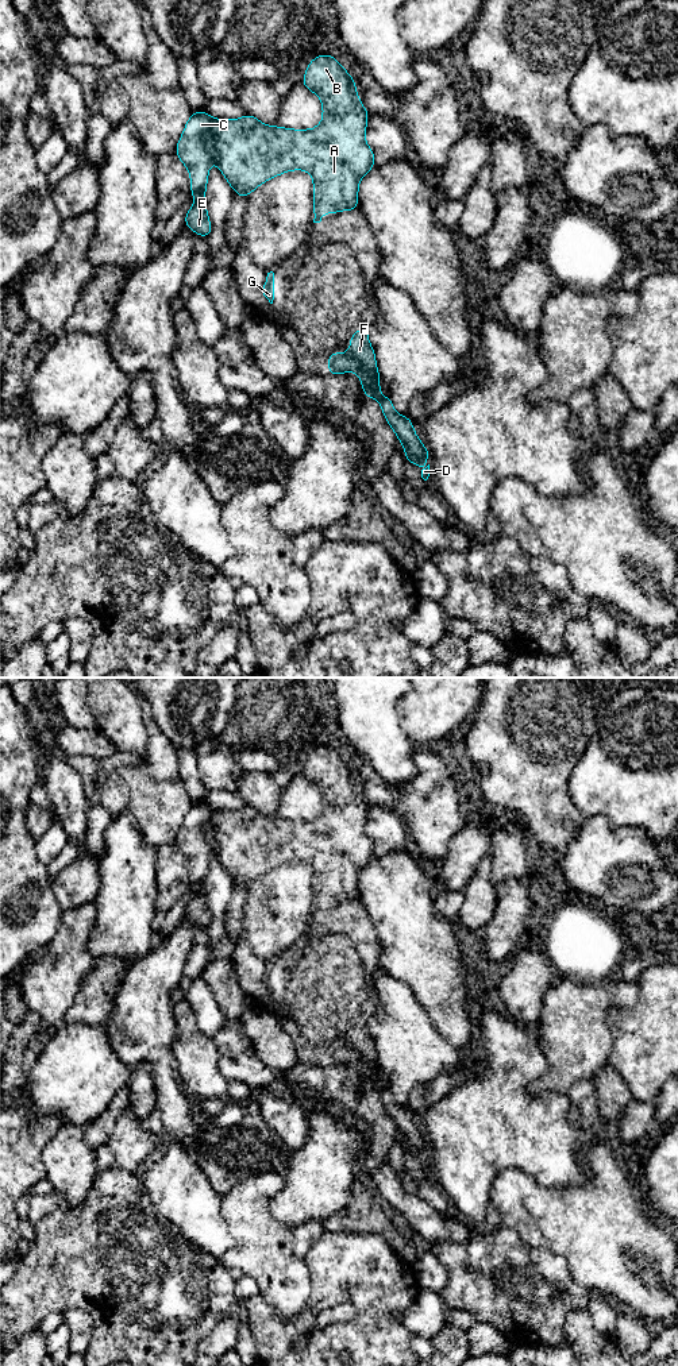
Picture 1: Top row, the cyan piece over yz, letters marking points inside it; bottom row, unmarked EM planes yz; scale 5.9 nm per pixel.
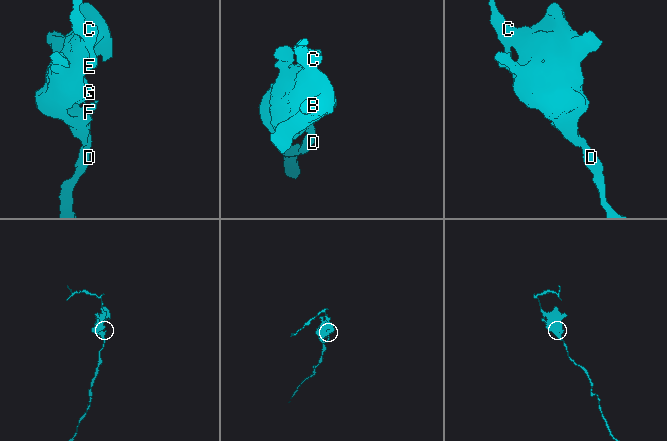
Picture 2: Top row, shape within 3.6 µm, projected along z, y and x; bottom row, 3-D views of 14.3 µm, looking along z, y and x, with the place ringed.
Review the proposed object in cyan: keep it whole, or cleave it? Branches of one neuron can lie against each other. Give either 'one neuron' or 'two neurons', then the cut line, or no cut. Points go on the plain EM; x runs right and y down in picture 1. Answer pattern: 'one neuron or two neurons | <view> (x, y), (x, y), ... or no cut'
one neuron | no cut

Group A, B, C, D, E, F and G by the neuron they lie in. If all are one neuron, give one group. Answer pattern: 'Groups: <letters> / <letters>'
Groups: A B C D E F G

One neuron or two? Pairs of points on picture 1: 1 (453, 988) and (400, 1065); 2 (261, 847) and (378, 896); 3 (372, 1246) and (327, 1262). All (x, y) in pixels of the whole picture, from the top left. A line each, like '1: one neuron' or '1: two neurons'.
1: one neuron
2: two neurons
3: one neuron

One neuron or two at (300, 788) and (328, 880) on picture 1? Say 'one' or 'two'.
two

